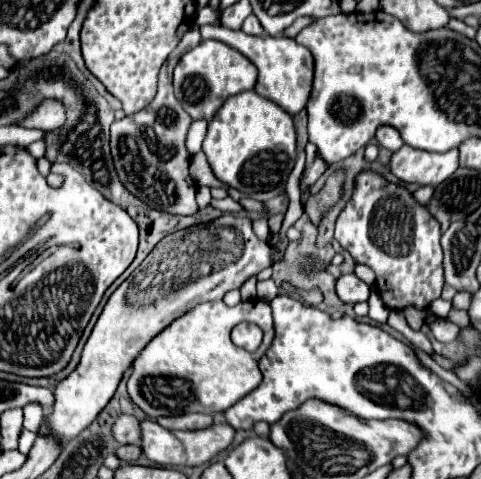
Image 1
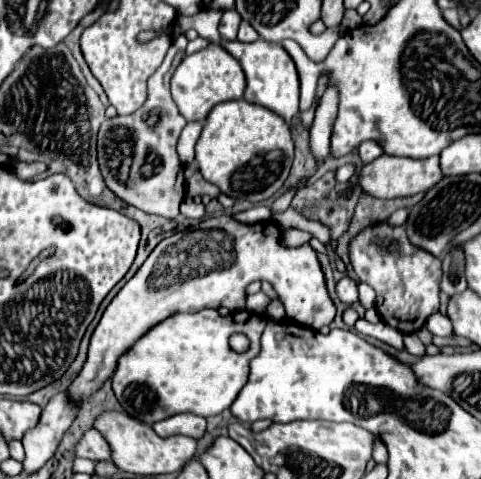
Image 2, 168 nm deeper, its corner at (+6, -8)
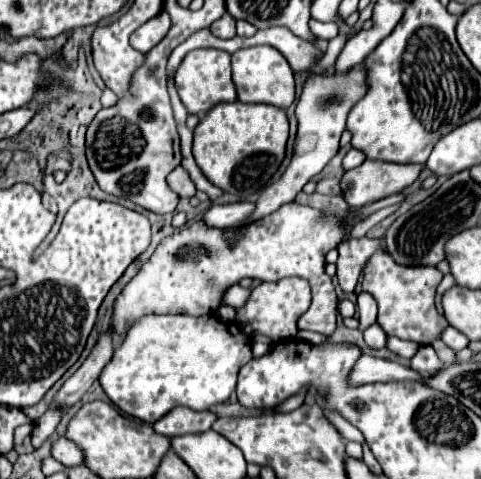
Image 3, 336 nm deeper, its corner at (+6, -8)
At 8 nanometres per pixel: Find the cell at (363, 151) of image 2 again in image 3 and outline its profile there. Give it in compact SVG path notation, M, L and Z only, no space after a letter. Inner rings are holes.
M350 148L350 152L346 154L346 158L344 158L344 168L346 170L350 170L350 168L354 168L354 166L360 166L362 162L366 160L366 154L360 150L356 150L356 148Z

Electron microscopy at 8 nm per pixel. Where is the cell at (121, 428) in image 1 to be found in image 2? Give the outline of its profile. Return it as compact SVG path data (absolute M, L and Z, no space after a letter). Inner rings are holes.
M88 430L82 434L80 442L74 446L74 452L78 458L88 458L94 462L110 460L110 446L102 436L98 436L96 430Z

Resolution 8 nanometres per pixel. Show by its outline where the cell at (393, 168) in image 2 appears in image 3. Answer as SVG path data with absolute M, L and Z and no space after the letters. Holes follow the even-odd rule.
M366 160L358 168L348 170L344 174L344 178L340 180L340 186L342 186L342 194L344 194L346 202L352 208L360 208L360 206L366 206L370 202L376 202L376 200L382 200L386 196L402 192L404 188L408 188L410 184L414 184L418 180L422 170L424 170L424 164L394 164L394 162Z

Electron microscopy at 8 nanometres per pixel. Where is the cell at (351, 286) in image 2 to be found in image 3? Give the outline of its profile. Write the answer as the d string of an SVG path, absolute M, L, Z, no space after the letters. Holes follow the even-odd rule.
M360 238L360 240L344 240L338 246L338 284L340 288L350 294L354 292L356 284L358 284L358 276L360 270L364 268L366 260L372 256L372 252L376 252L382 246L382 238Z

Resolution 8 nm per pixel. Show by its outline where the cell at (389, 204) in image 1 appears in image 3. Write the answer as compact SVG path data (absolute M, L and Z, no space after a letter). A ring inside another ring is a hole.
M378 250L364 266L362 290L370 292L378 302L378 324L388 336L412 340L416 344L430 344L440 338L440 332L448 326L448 320L438 314L434 306L436 288L442 280L442 272L436 266L402 266L388 250Z

